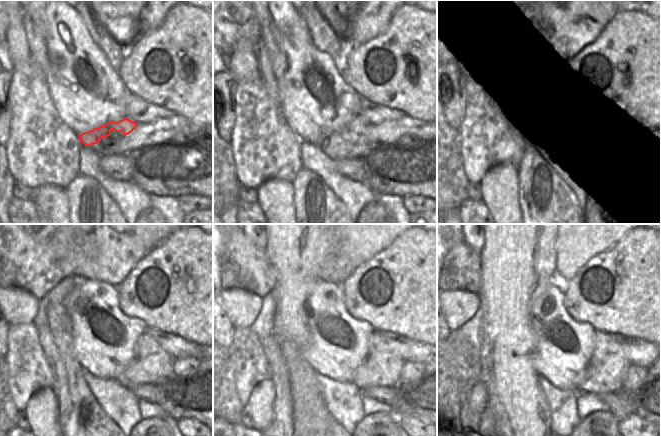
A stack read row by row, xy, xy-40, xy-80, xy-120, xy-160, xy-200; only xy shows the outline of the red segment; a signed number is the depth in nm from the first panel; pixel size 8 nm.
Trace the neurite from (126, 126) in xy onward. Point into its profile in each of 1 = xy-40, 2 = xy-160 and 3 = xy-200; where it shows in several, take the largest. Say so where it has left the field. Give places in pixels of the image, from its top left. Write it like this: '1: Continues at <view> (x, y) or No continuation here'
1: Continues at xy-40 (357, 131)
2: Continues at xy-160 (382, 367)
3: Continues at xy-200 (606, 371).

